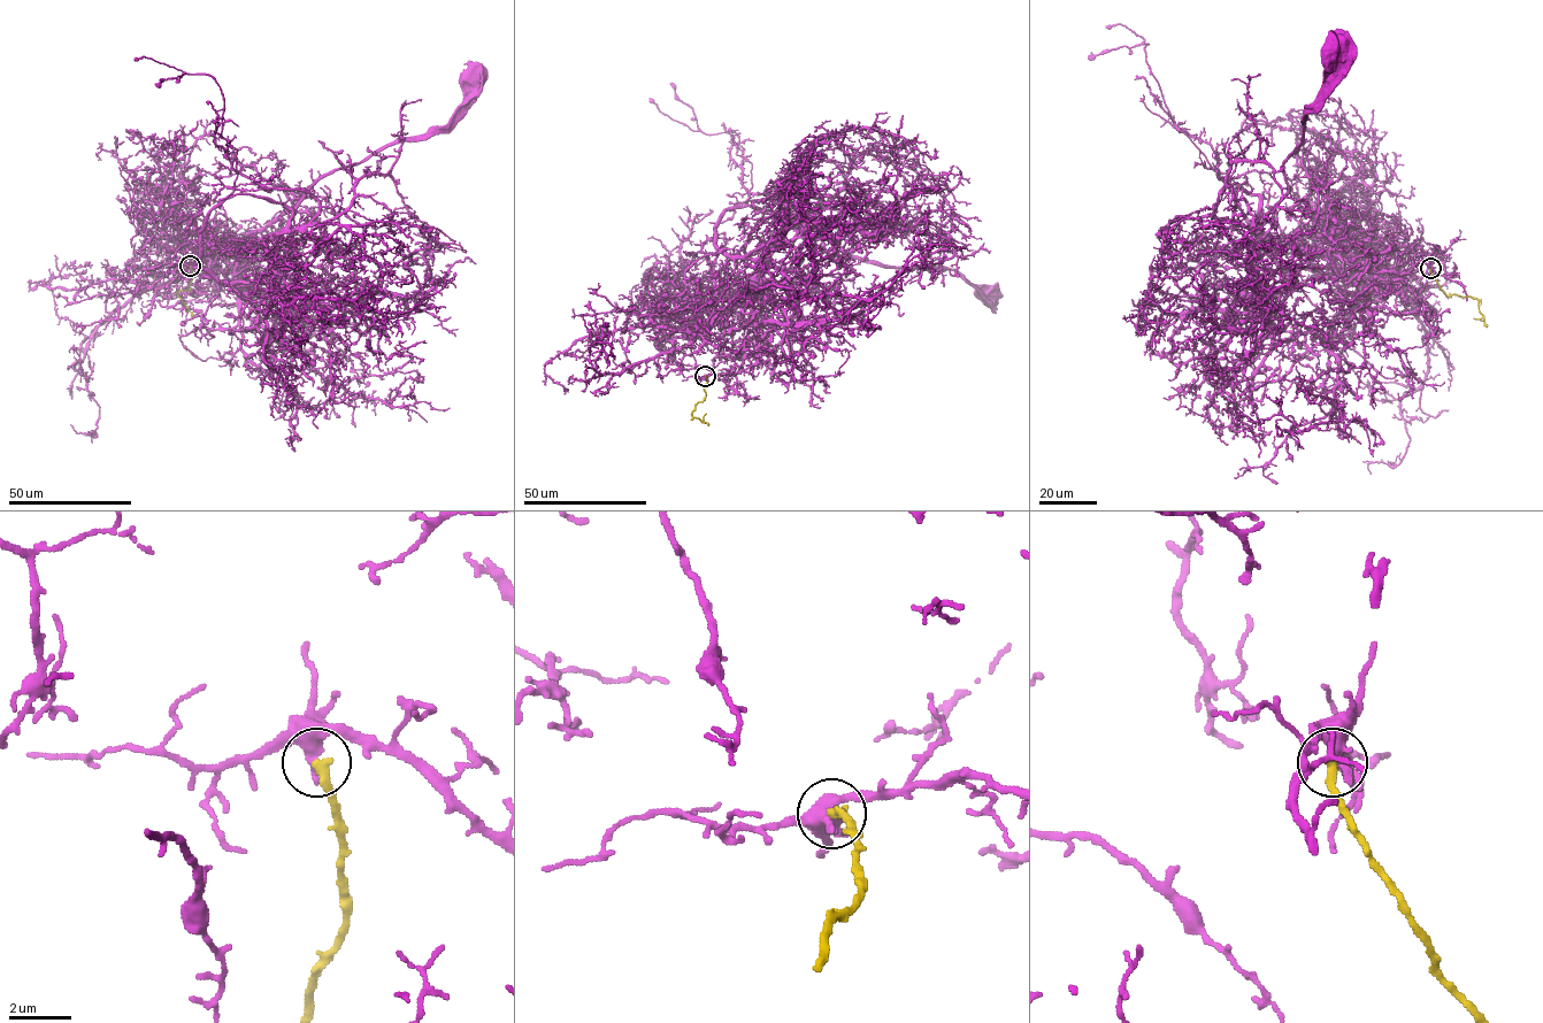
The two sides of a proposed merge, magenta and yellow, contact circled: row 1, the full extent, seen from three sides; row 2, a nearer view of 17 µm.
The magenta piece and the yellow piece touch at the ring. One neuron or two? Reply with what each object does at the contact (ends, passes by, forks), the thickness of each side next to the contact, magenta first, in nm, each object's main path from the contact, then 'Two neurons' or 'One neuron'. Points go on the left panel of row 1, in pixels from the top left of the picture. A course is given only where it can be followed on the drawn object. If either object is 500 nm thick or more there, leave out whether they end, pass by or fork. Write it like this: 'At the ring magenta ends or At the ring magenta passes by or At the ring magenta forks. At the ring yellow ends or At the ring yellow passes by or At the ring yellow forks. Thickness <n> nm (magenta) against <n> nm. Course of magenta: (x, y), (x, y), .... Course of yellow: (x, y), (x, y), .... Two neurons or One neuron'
Thickness 500 nm (magenta) against 320 nm. Course of magenta: (190, 266), (237, 286), (238, 256), (279, 232), (319, 179), (394, 143), (434, 136), (476, 75). Course of yellow: (190, 266), (190, 290), (177, 293), (192, 316). Two neurons

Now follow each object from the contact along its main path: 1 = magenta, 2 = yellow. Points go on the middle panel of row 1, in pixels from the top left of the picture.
1: (705, 376), (741, 372), (755, 361), (754, 276), (790, 229), (815, 253), (944, 267), (991, 295)
2: (705, 376), (705, 399), (695, 405), (692, 416), (707, 424)

